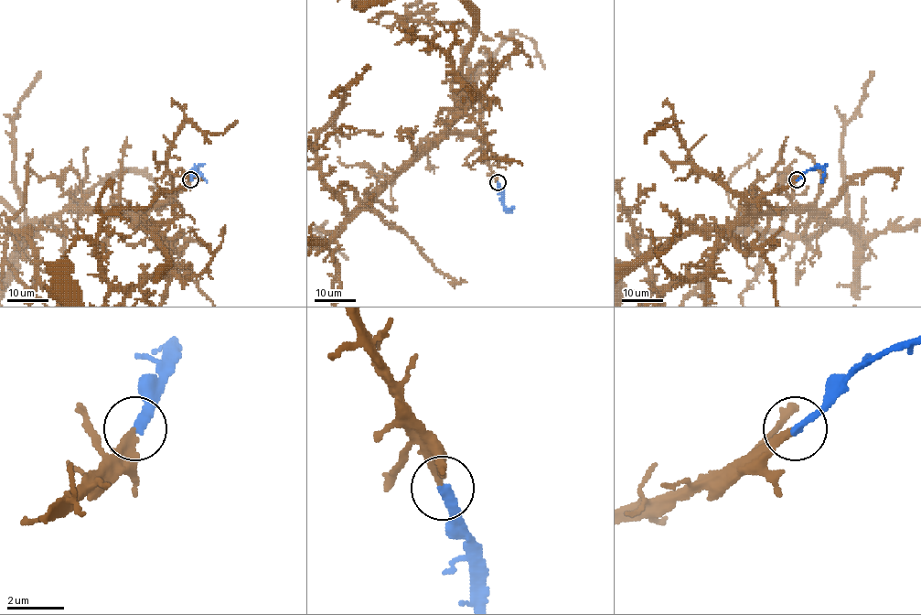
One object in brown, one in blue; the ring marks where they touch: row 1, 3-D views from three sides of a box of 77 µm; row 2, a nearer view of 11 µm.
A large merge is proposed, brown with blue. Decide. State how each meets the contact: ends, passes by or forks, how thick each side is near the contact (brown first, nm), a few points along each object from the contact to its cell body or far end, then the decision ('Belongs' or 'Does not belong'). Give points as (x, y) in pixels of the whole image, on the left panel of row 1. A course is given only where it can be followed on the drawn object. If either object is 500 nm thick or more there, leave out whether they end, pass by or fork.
At the ring brown ends. At the ring blue ends. Thickness 240 nm (brown) against 300 nm. Course of brown: (189, 179), (176, 196), (154, 205), (143, 215), (167, 250), (167, 264), (150, 282), (99, 283), (65, 288). Course of blue: (189, 179), (197, 167), (206, 183). Belongs

